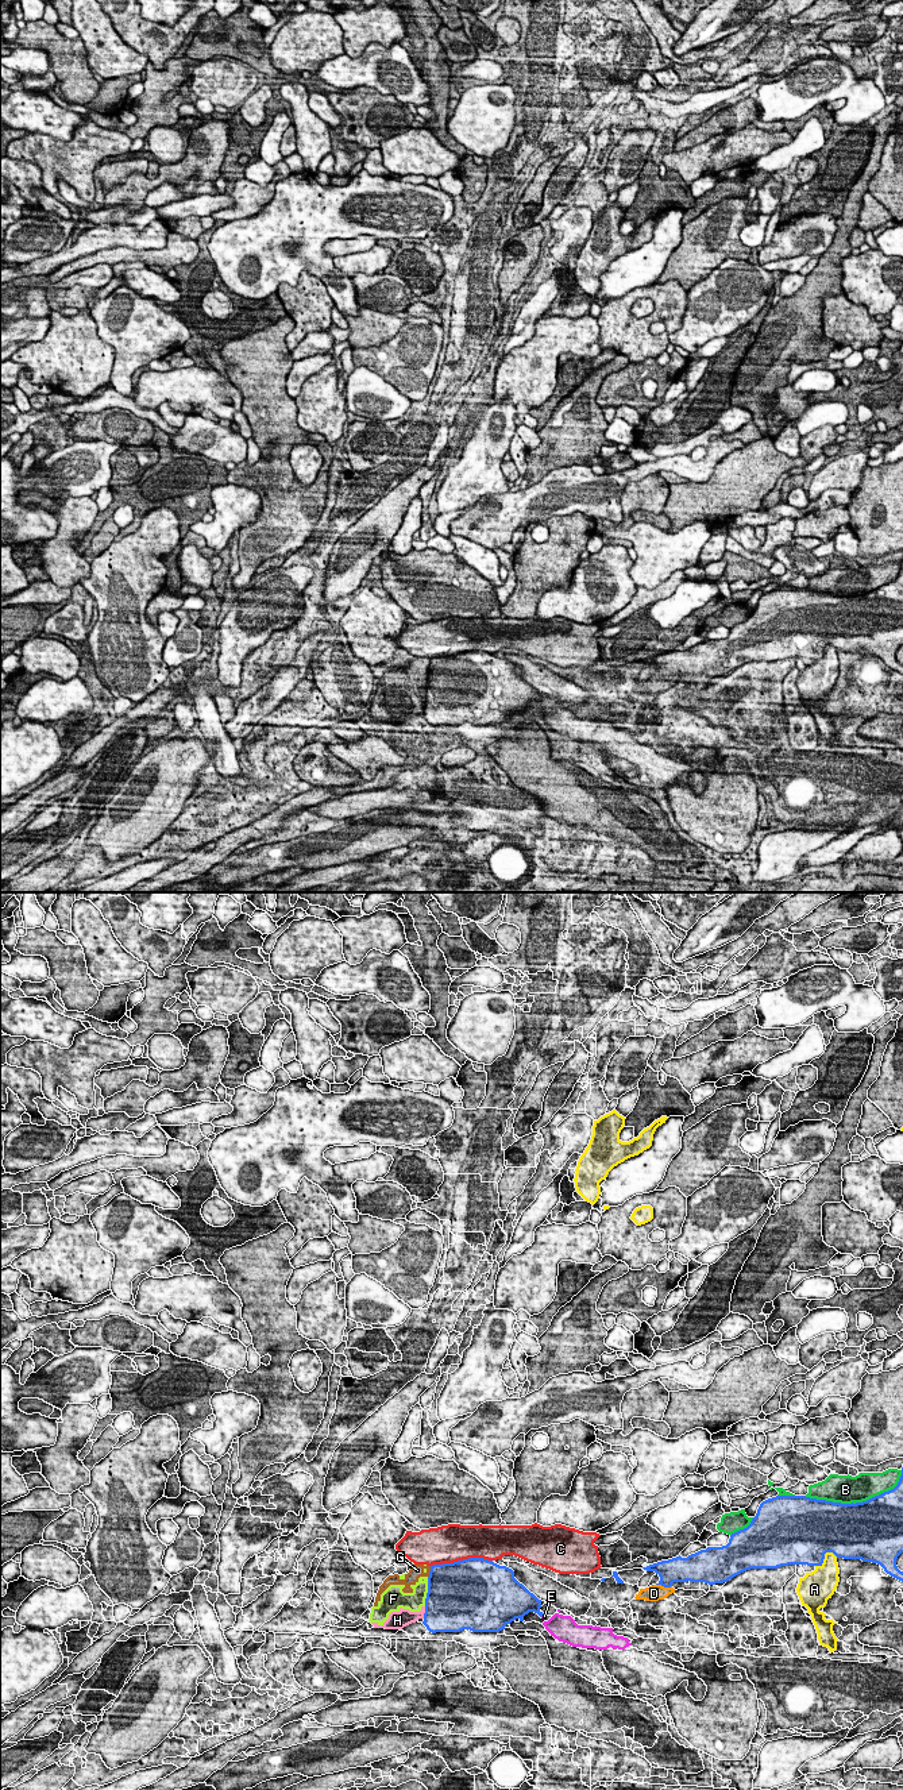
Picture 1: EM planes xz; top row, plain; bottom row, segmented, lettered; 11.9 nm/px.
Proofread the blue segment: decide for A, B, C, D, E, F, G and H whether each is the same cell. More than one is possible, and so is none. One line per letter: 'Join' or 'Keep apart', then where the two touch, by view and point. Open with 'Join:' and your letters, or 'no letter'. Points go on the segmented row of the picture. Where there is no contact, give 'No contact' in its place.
Join: no letter
A: Keep apart. Touches blue at xz (824, 1555)
B: Keep apart. Touches blue at xz (857, 1503)
C: Keep apart. Touches blue at xz (460, 1561)
D: Keep apart. Touches blue at xz (664, 1586)
E: Keep apart. Touches blue at xz (541, 1615)
F: Keep apart. Touches blue at xz (428, 1592)
G: Keep apart. Touches blue at xz (429, 1571)
H: Keep apart. Touches blue at xz (425, 1612)

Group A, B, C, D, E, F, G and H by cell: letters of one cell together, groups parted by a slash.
A / B / C / D / E / F G H

